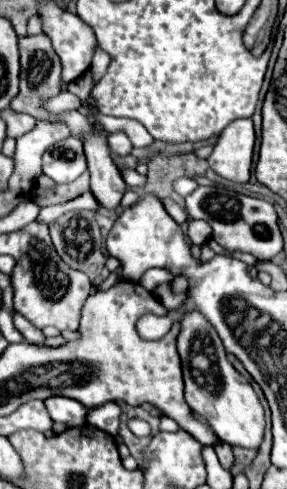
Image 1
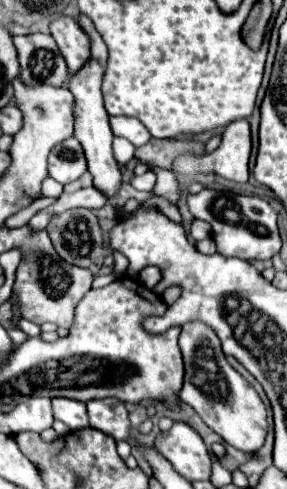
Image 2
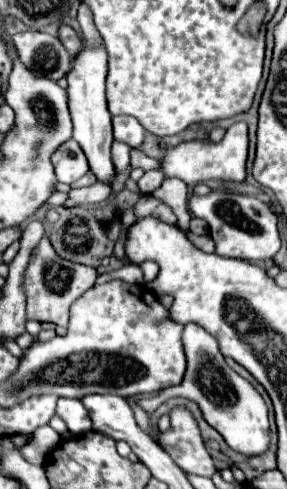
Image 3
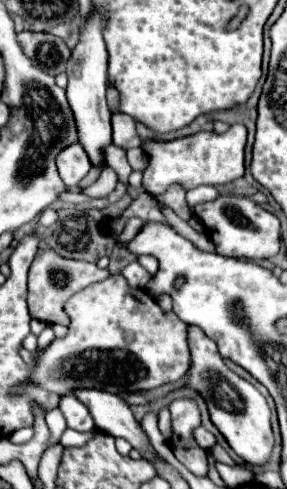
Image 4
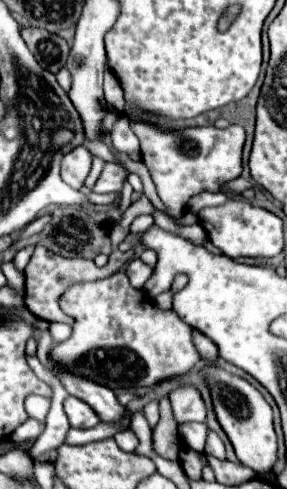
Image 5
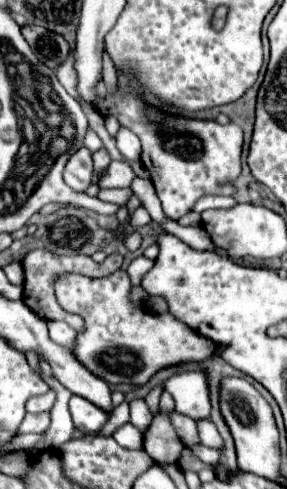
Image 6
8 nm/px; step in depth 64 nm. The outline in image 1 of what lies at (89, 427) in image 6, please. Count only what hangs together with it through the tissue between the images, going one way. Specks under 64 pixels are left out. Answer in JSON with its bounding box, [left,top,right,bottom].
[44,396,86,426]

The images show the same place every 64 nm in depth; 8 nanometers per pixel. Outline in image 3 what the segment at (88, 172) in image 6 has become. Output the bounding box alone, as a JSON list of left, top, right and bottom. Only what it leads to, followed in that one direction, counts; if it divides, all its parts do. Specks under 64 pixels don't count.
[52,140,90,184]

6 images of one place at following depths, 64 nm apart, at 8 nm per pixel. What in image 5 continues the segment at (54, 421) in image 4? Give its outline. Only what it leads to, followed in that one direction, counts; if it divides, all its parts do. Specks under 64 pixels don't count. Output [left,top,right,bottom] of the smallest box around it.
[26,356,70,458]

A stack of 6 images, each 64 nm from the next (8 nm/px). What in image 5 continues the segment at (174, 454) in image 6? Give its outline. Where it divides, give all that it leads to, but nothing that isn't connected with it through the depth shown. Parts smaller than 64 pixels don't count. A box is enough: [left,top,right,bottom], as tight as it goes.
[152,398,180,462]

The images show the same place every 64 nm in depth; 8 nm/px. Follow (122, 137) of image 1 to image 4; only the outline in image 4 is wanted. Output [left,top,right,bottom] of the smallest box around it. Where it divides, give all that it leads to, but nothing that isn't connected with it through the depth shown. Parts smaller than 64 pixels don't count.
[106,144,132,186]

